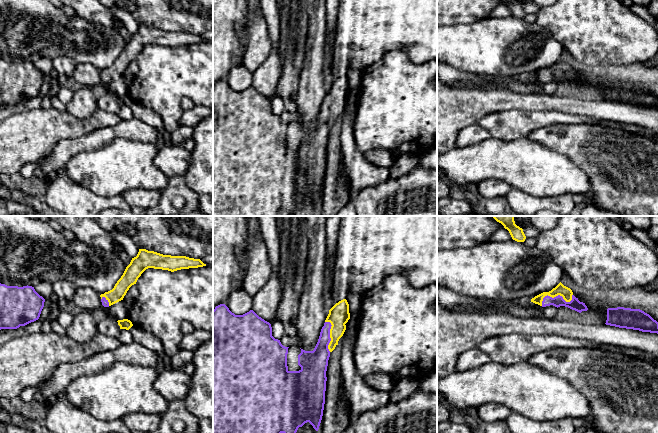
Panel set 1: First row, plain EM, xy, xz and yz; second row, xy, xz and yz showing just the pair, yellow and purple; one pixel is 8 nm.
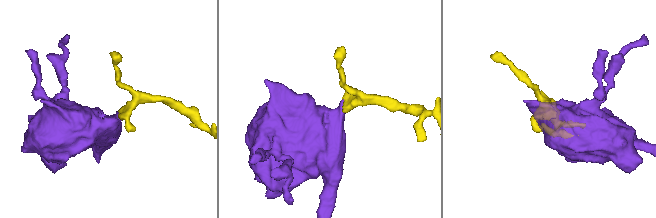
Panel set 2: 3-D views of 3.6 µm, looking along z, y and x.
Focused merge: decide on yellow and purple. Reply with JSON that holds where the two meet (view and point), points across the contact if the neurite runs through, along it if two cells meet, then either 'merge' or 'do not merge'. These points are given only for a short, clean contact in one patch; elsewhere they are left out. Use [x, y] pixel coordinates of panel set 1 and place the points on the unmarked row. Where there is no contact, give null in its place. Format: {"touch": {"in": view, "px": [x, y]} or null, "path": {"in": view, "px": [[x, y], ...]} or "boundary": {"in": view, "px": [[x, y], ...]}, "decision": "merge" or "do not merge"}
{"touch": {"in": "yz", "px": [556, 71]}, "path": {"in": "yz", "px": [[560, 65], [556, 71], [574, 80]]}, "decision": "merge"}

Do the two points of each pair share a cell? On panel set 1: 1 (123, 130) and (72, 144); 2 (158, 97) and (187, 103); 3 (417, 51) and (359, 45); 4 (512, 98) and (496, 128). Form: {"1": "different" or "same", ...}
{"1": "same", "2": "different", "3": "same", "4": "different"}

